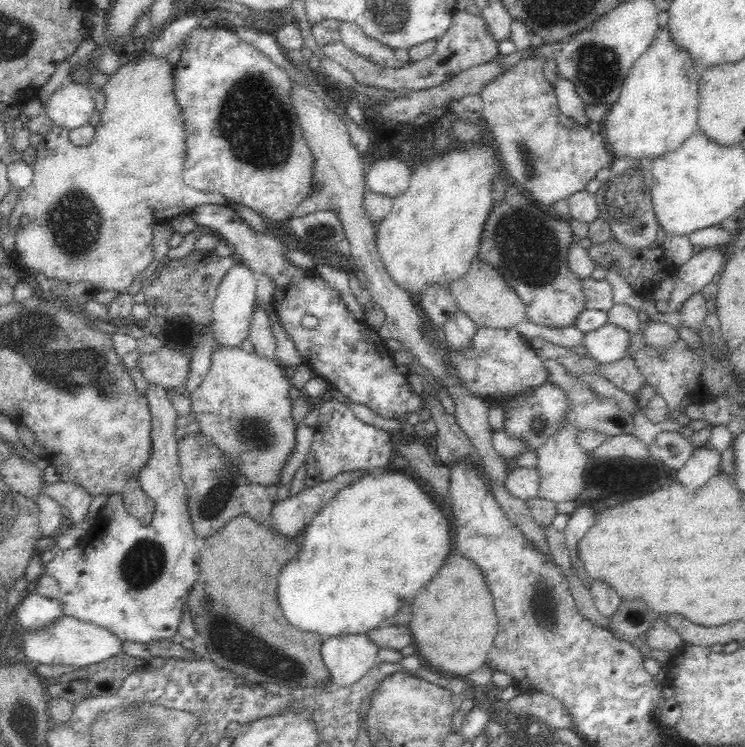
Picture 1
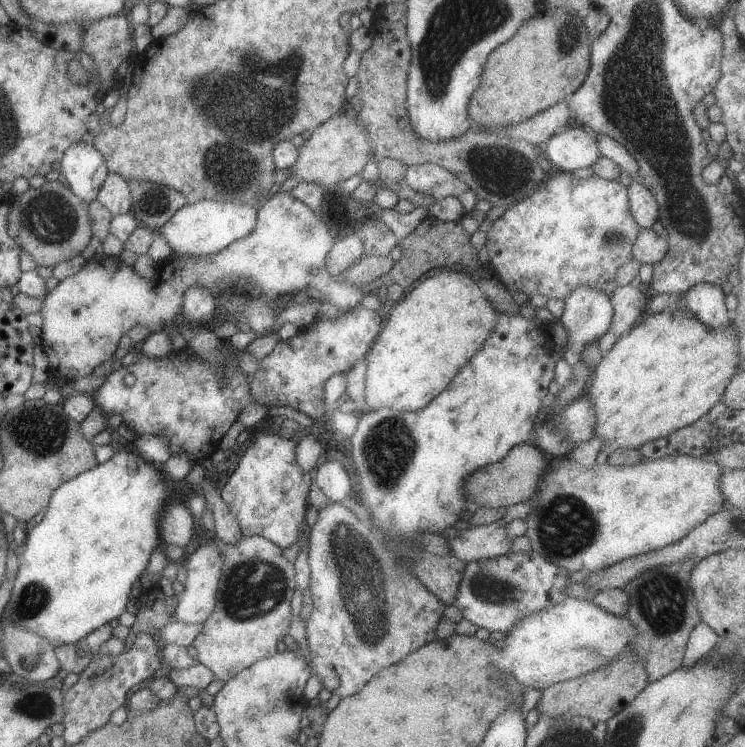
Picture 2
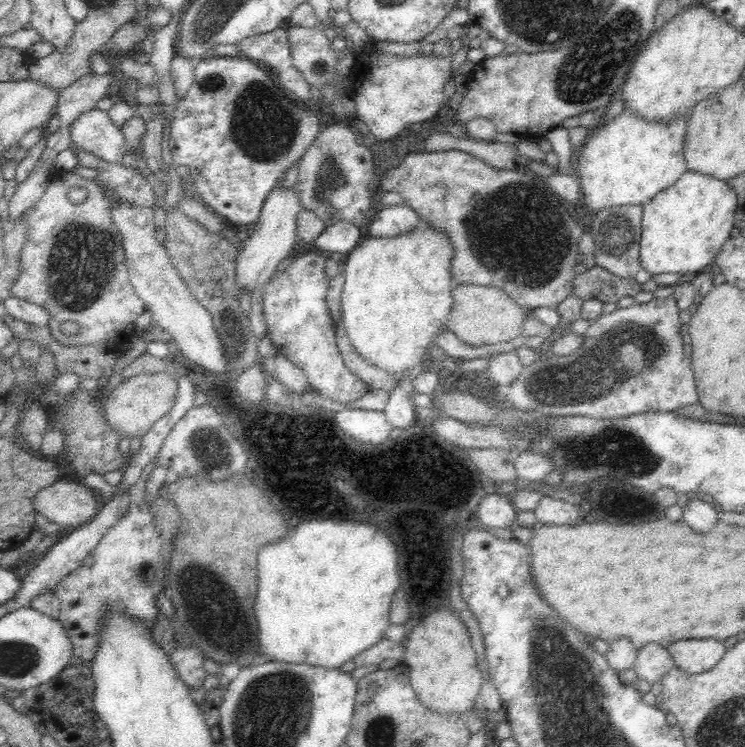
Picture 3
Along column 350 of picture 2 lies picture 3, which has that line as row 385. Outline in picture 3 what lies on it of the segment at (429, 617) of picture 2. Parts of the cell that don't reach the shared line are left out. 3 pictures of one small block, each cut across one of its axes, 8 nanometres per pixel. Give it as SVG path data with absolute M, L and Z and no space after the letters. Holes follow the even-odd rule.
M674 297L652 298L646 303L634 303L627 308L617 307L612 313L603 313L587 329L587 333L580 344L580 348L569 356L551 356L547 360L539 360L534 364L525 366L522 374L506 389L505 396L508 403L514 408L535 412L535 414L550 414L552 416L601 416L602 418L622 418L622 416L632 416L638 412L648 412L648 410L668 412L696 403L696 383L694 382L694 373L692 373L691 358L684 356L684 343L680 337L680 318L678 317L678 307Z

